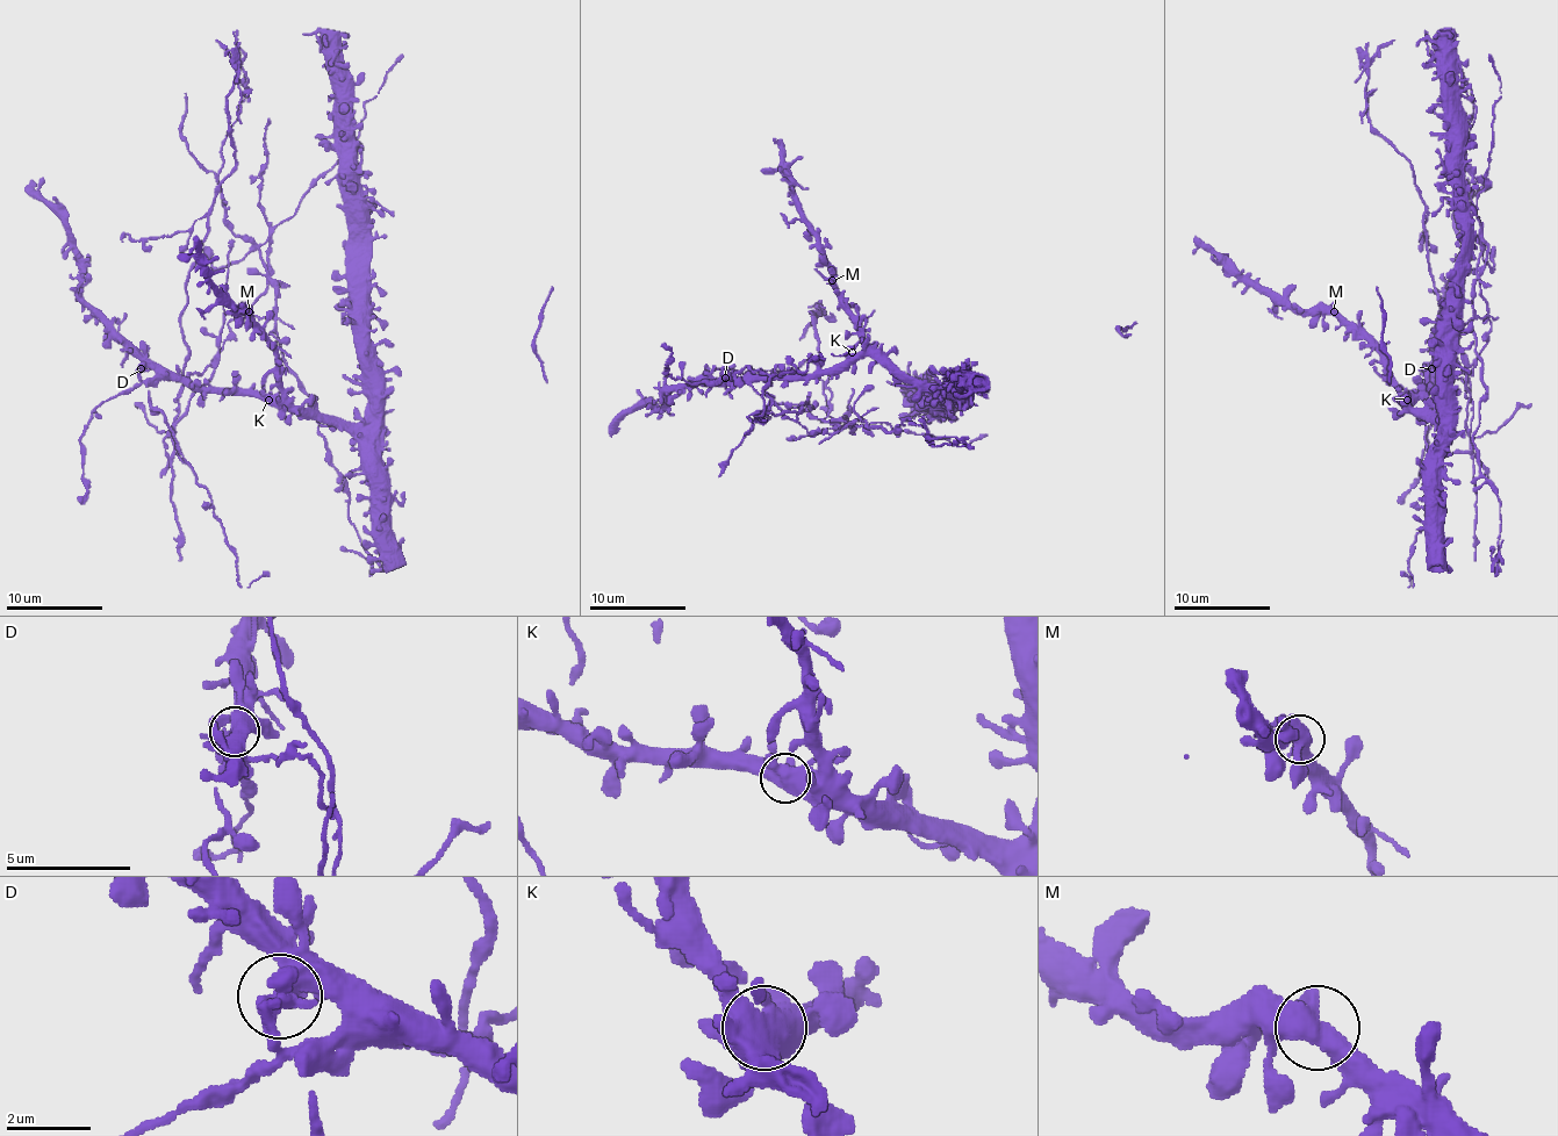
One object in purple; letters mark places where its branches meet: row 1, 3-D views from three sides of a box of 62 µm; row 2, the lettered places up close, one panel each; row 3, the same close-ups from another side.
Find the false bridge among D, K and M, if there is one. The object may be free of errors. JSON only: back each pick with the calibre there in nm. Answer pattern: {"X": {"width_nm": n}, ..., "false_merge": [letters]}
{"D": {"width_nm": 440}, "false_merge": ["D"]}

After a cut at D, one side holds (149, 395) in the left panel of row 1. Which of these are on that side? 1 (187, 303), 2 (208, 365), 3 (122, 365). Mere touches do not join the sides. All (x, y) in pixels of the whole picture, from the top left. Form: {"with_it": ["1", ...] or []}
{"with_it": ["1", "2"]}

